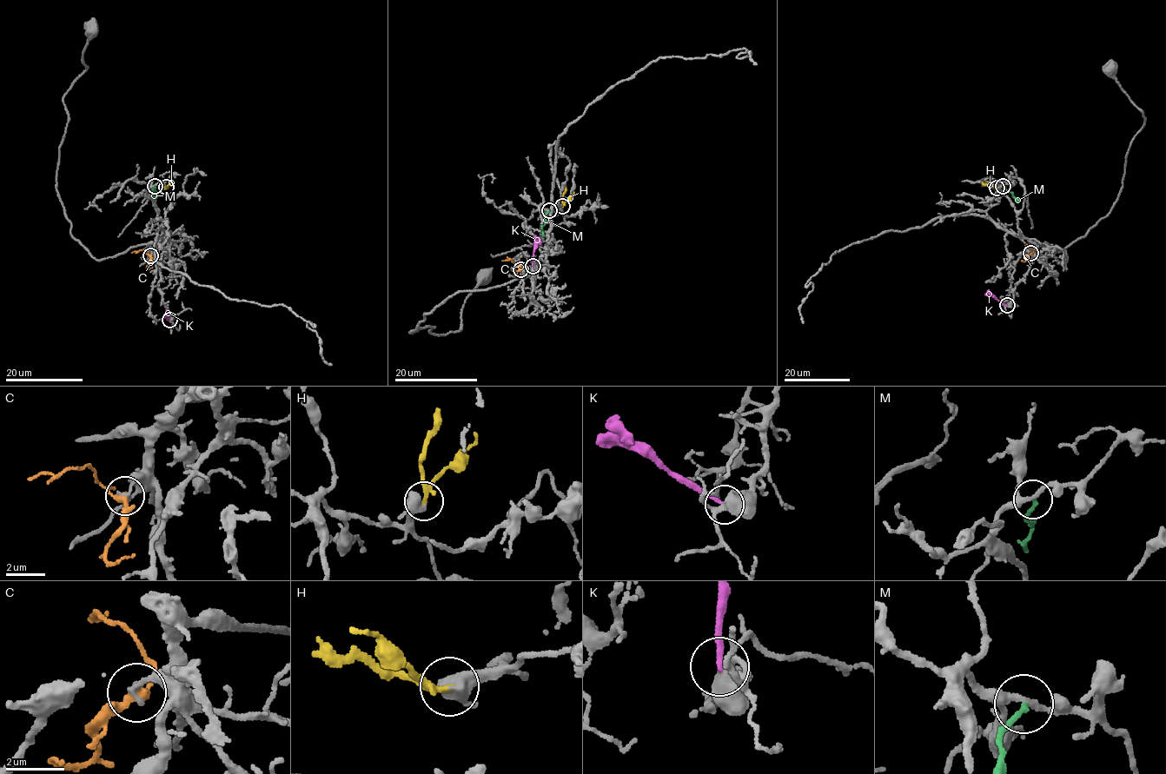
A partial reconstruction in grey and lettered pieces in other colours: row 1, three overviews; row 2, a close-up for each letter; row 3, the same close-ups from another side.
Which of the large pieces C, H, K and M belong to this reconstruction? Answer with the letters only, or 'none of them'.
H

